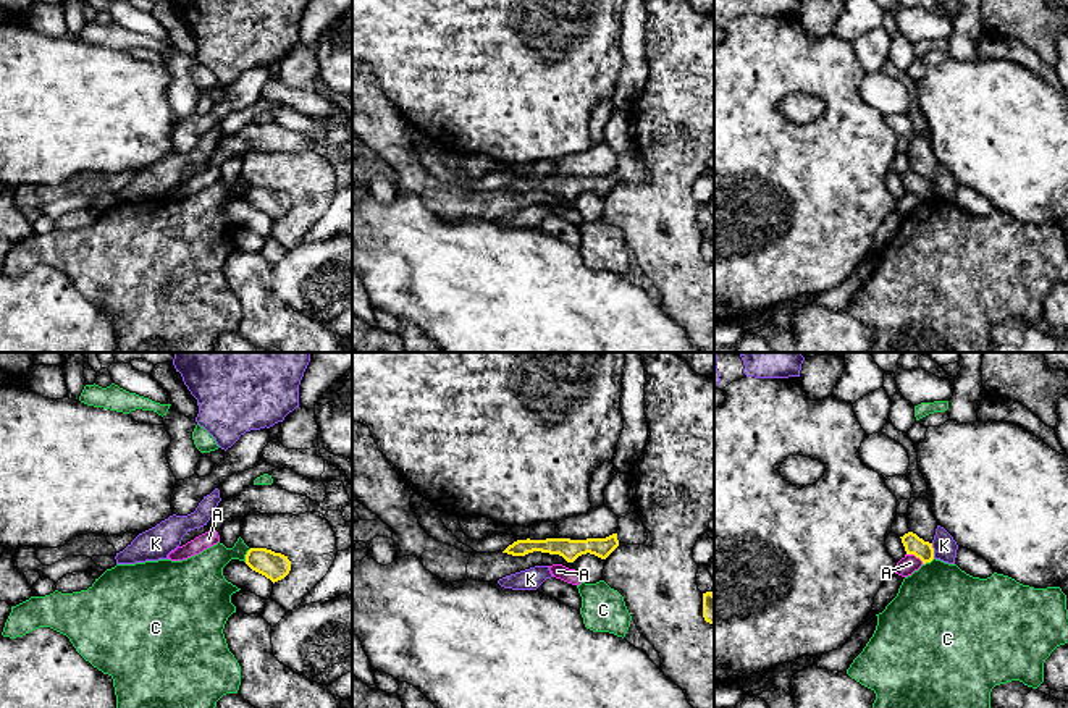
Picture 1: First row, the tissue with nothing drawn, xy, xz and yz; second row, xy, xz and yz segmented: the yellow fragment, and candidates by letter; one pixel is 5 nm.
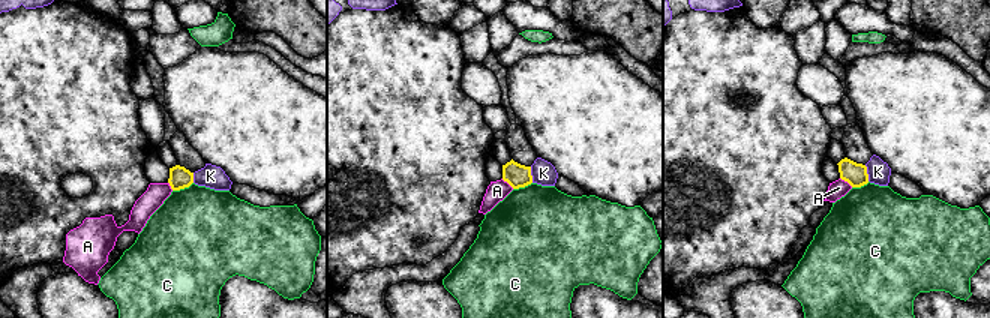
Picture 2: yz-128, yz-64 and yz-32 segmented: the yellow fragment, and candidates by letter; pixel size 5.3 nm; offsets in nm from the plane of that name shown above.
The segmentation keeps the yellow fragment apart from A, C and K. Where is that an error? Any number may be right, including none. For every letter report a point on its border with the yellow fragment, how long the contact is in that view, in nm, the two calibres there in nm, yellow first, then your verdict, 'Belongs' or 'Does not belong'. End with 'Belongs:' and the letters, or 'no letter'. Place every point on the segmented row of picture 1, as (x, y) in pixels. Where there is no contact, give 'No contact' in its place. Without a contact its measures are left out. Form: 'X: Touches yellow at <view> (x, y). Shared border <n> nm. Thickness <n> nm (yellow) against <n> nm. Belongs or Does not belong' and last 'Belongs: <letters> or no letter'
A: Touches yellow at yz (915, 555). Shared border 100 nm. Thickness 100 nm (yellow) against 90 nm. Does not belong
C: Touches yellow at xy (246, 555). Shared border 80 nm. Thickness 140 nm (yellow) against 220 nm. Does not belong
K: Touches yellow at yz (933, 550). Shared border 70 nm. Thickness 100 nm (yellow) against 120 nm. Does not belong
Belongs: no letter

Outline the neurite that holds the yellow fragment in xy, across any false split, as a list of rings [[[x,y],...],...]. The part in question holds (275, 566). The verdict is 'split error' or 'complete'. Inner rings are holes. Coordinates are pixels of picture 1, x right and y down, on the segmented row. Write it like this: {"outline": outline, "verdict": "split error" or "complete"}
{"outline": [[[250,548],[246,554],[246,564],[273,584],[284,579],[291,571],[288,556],[267,548]]], "verdict": "complete"}

